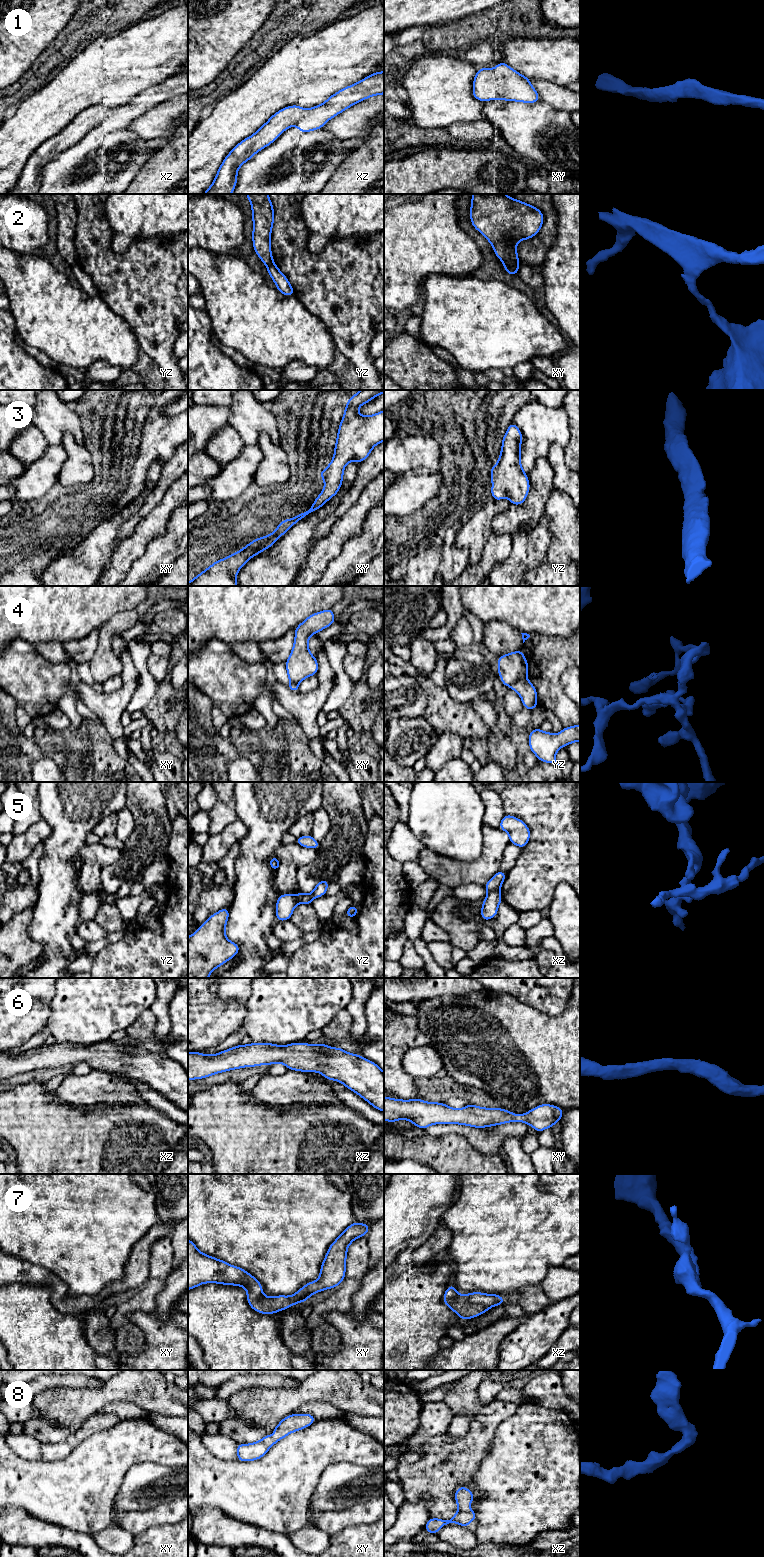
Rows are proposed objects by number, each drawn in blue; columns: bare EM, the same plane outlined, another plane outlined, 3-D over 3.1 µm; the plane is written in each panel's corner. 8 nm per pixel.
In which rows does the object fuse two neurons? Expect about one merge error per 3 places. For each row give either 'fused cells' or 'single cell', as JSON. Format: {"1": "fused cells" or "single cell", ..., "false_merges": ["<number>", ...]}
{"1": "single cell", "2": "fused cells", "3": "single cell", "4": "fused cells", "5": "fused cells", "6": "single cell", "7": "single cell", "8": "single cell", "false_merges": ["2", "4", "5"]}

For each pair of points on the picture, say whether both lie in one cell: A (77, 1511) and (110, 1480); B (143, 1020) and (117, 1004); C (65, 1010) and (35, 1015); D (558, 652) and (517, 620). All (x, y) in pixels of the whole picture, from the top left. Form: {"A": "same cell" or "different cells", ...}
{"A": "same cell", "B": "different cells", "C": "different cells", "D": "different cells"}

